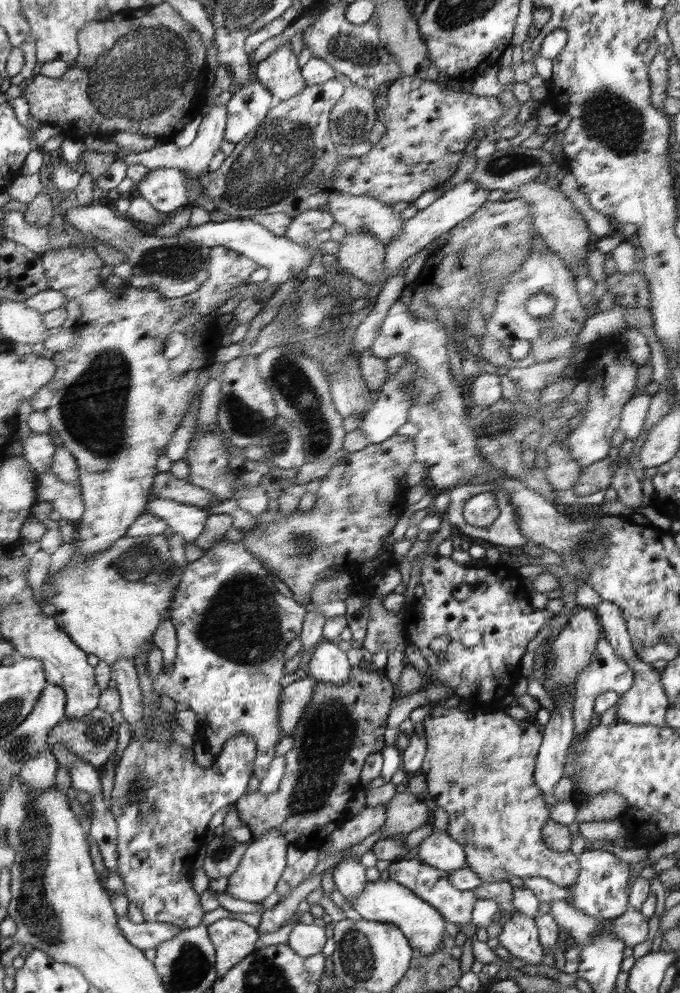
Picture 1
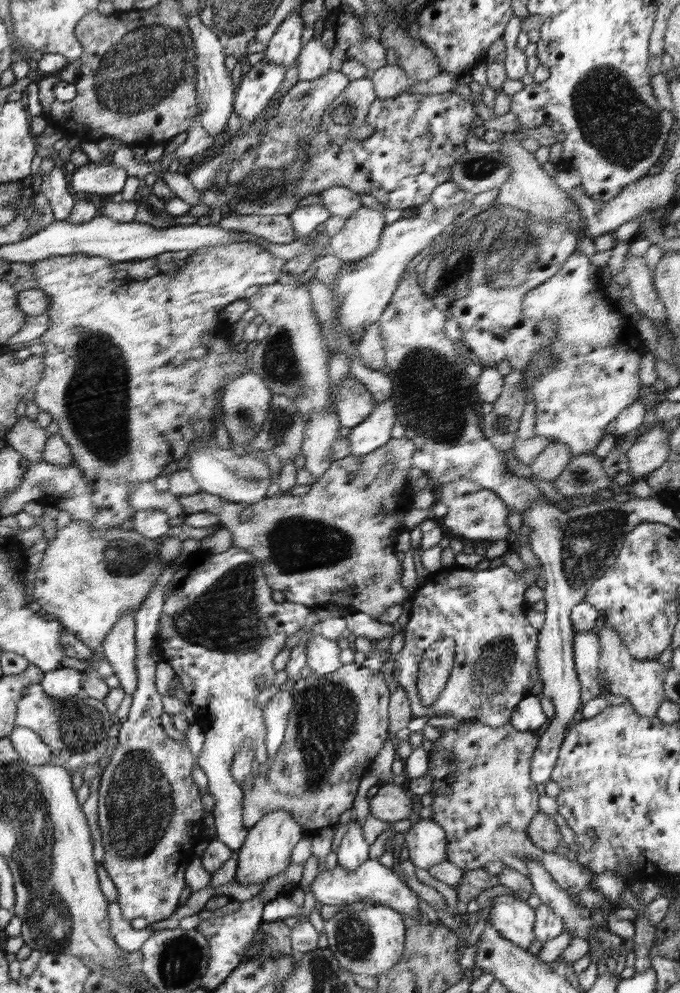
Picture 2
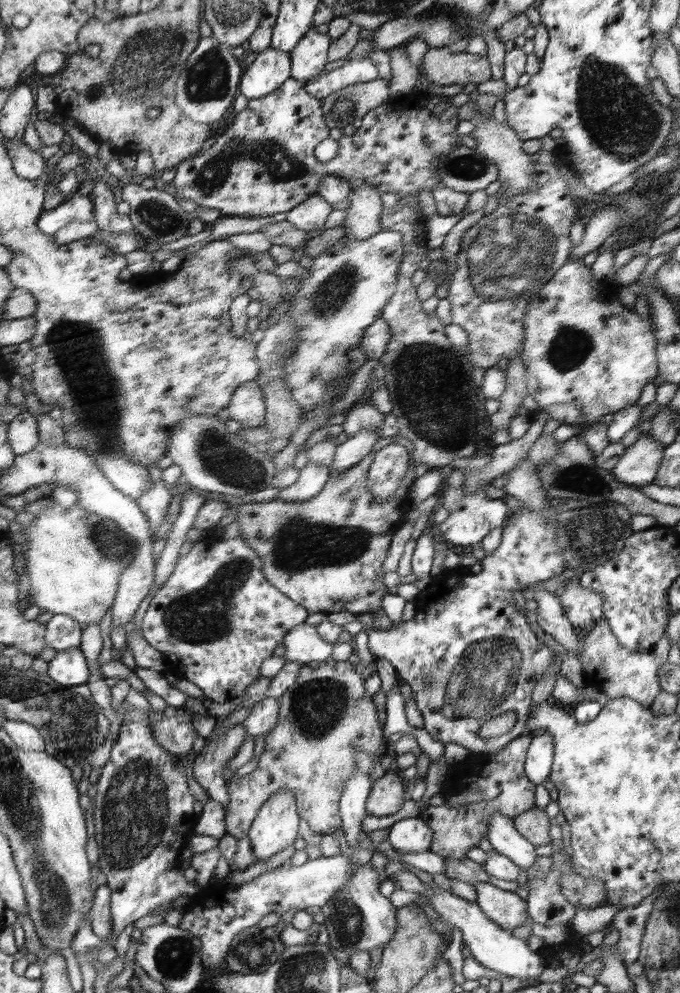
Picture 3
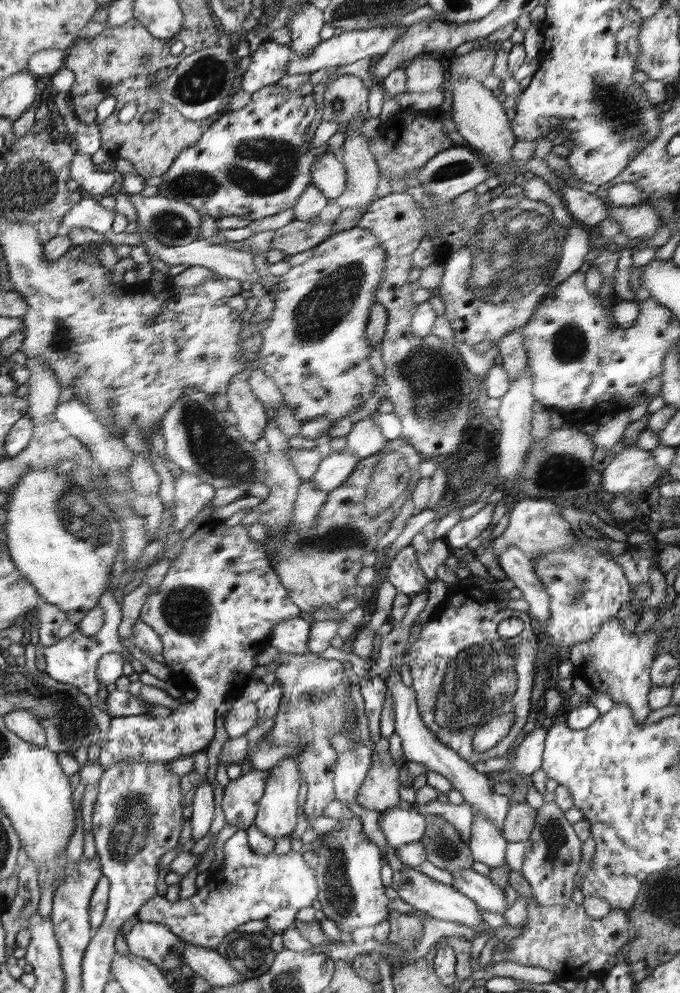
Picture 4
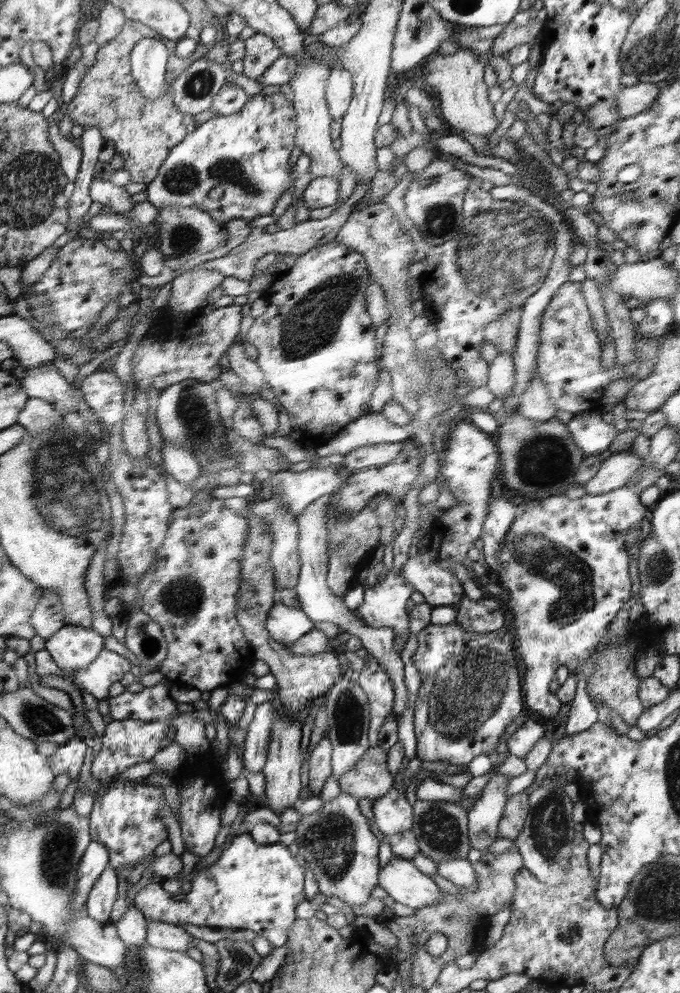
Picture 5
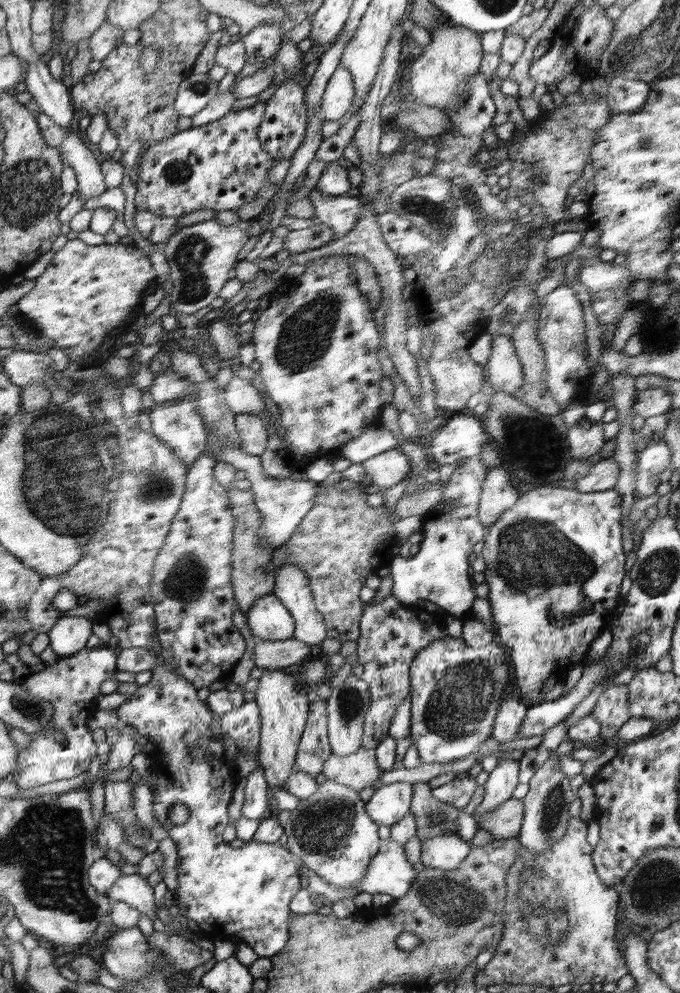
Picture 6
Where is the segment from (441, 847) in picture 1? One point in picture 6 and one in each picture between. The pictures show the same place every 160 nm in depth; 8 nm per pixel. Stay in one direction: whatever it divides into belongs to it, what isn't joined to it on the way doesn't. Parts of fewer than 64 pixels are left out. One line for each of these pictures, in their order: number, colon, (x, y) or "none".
2: (424, 844)
3: (413, 834)
4: (400, 826)
5: (393, 814)
6: (389, 804)

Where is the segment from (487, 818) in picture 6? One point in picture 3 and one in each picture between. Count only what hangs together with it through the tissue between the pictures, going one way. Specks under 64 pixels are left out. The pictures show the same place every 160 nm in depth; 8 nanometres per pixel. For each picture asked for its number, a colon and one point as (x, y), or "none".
3: (534, 825)
4: (520, 819)
5: (516, 809)

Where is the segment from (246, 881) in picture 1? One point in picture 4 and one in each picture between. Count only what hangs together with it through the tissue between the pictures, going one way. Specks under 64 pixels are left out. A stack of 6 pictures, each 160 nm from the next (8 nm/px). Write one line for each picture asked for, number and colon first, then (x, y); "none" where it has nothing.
2: (268, 847)
3: (275, 827)
4: (276, 816)

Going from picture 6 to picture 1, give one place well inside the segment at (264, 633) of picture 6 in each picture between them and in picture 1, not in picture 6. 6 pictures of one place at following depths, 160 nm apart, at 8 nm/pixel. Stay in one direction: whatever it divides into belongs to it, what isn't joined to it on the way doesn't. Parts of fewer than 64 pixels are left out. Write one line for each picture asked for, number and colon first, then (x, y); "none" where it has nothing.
1: (328, 663)
2: (323, 656)
3: (303, 644)
4: (291, 636)
5: (286, 625)

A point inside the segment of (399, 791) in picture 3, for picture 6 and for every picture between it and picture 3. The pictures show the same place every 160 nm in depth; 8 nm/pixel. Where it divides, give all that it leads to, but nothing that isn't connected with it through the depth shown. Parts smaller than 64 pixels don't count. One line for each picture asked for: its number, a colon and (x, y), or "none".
4: (379, 791)
5: (370, 778)
6: (356, 771)

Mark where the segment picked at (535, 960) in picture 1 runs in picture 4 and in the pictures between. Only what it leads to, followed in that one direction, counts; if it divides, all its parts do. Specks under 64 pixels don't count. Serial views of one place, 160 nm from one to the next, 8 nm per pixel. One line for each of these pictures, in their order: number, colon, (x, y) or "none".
2: (514, 919)
3: (507, 909)
4: (485, 894)

